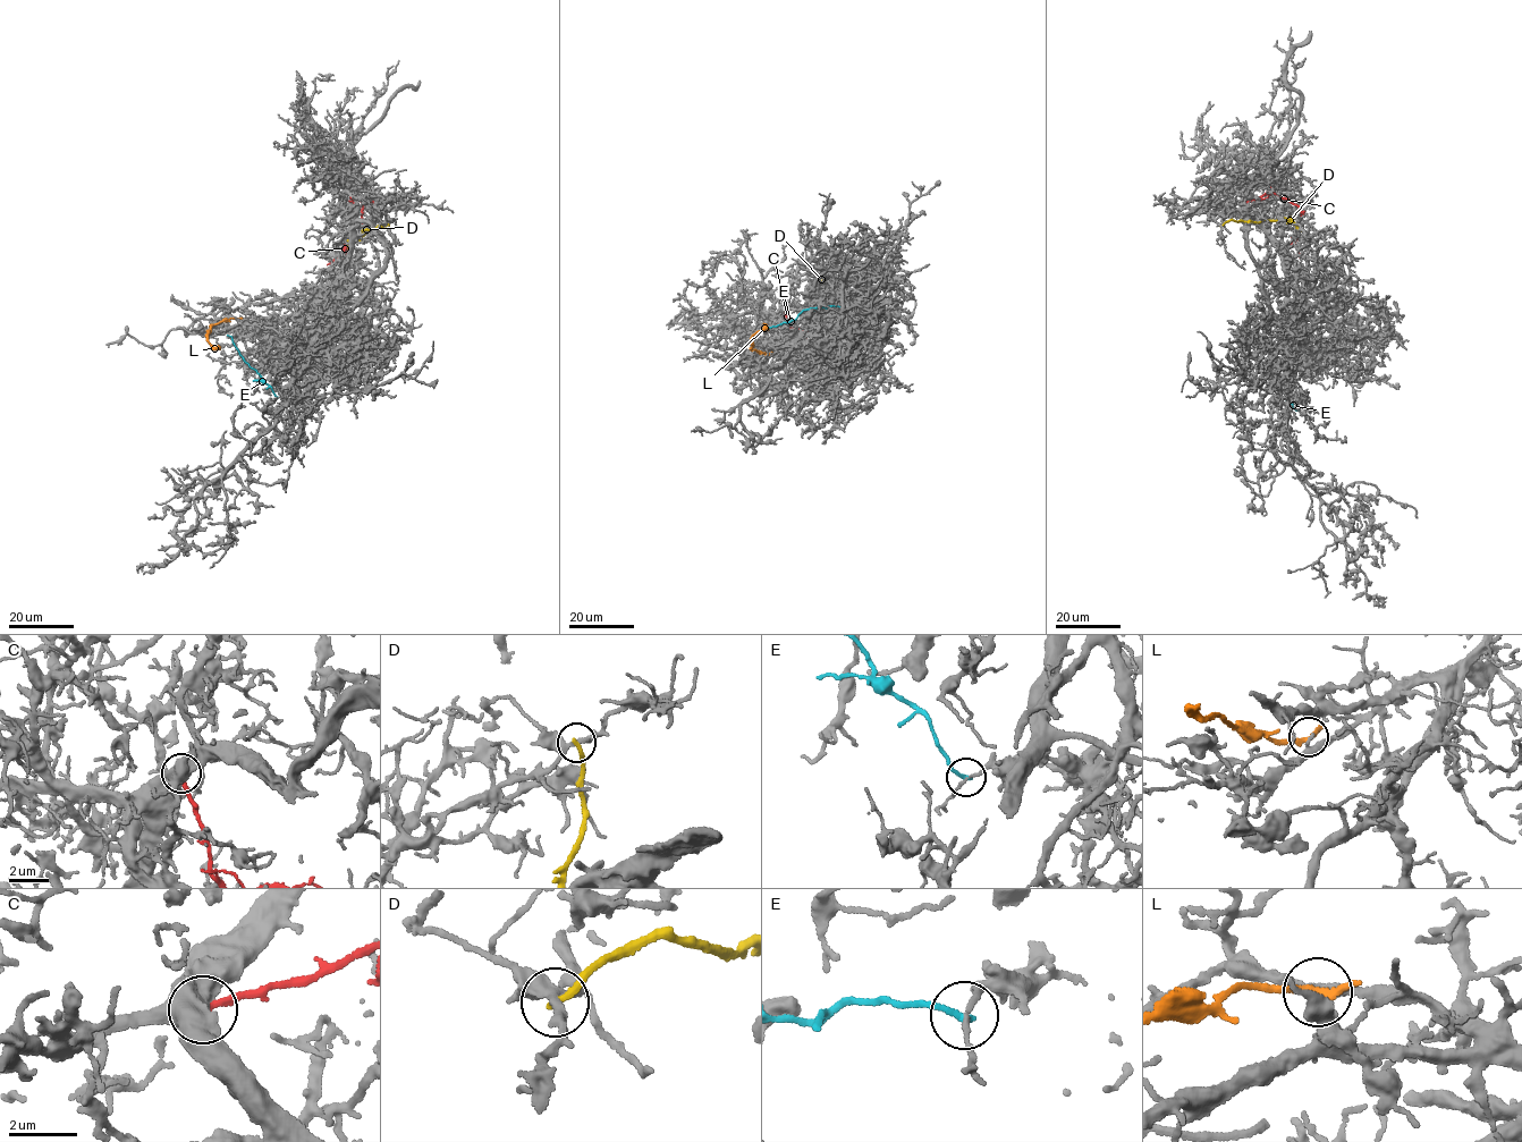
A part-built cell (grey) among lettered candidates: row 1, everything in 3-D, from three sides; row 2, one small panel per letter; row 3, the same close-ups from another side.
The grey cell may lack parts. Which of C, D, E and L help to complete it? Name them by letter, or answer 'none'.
none

